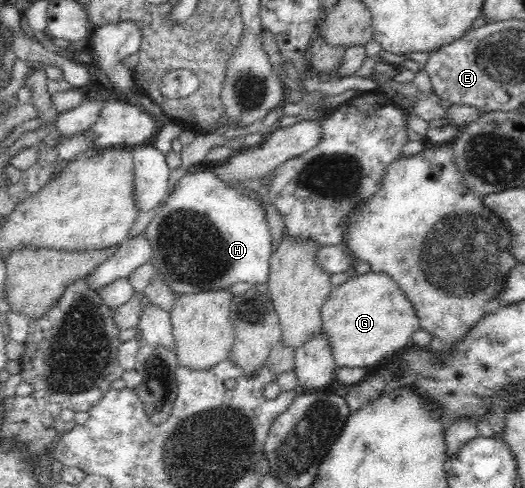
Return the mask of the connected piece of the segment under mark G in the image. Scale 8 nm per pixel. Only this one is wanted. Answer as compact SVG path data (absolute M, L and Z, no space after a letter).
M372 270L363 274L351 273L346 282L329 293L320 310L325 334L328 334L337 367L367 368L381 365L411 345L411 334L420 322L411 302L397 282L384 272Z

